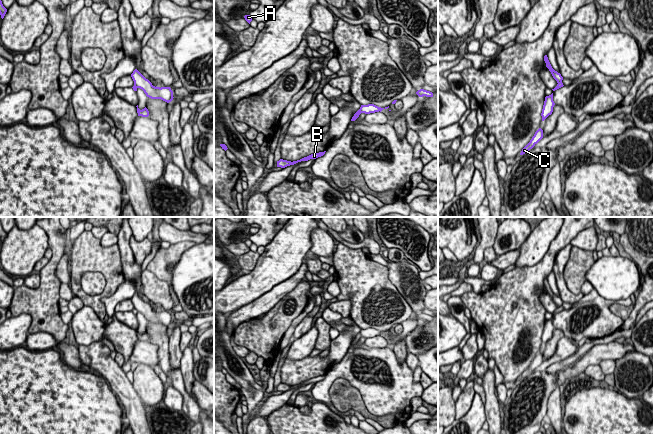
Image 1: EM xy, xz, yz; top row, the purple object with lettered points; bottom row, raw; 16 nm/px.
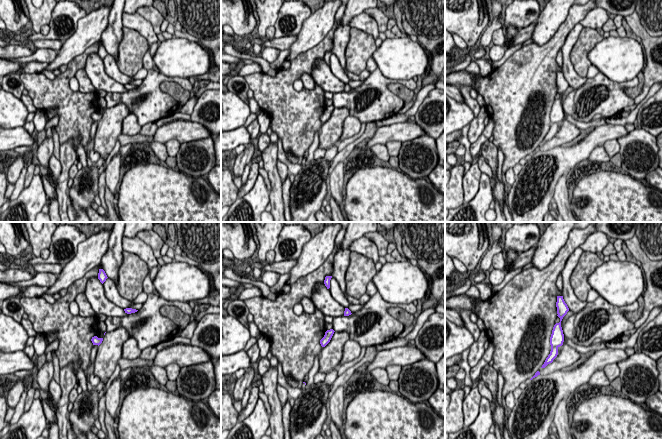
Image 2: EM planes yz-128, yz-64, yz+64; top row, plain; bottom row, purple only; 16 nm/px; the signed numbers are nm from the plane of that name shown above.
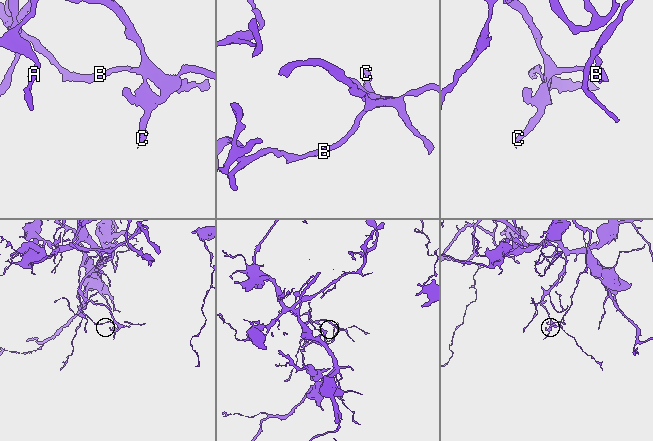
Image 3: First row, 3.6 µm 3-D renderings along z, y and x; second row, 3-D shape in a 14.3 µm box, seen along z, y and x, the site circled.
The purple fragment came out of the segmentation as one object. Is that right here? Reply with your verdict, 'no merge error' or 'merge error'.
merge error

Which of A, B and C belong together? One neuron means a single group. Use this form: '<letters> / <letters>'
A C / B

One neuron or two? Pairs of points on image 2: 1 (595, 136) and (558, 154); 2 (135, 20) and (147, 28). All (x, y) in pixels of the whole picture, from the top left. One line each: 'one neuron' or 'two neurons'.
1: one neuron
2: one neuron

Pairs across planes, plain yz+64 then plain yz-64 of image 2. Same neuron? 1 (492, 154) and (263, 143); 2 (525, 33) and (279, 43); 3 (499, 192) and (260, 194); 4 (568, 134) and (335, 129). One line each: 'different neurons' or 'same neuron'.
1: same neuron
2: same neuron
3: different neurons
4: different neurons

